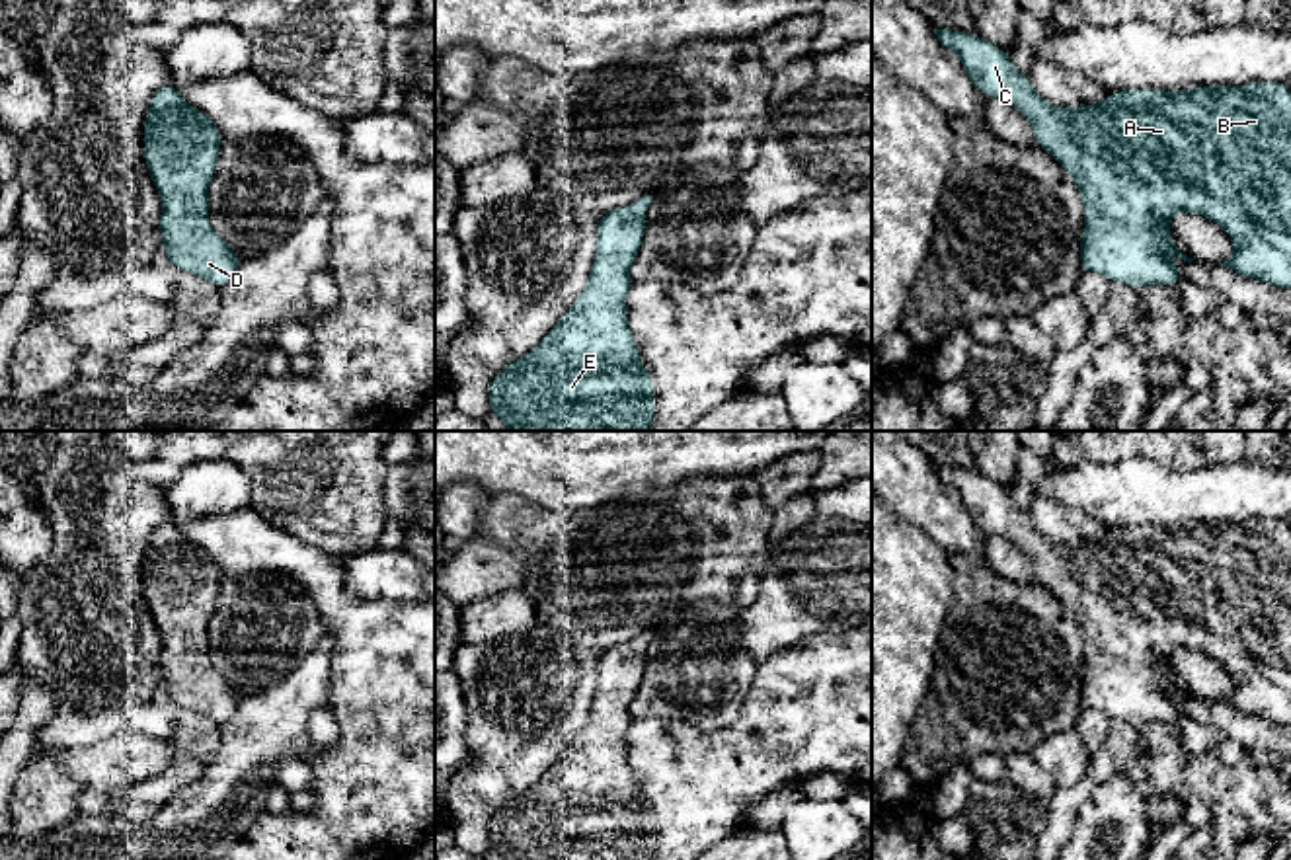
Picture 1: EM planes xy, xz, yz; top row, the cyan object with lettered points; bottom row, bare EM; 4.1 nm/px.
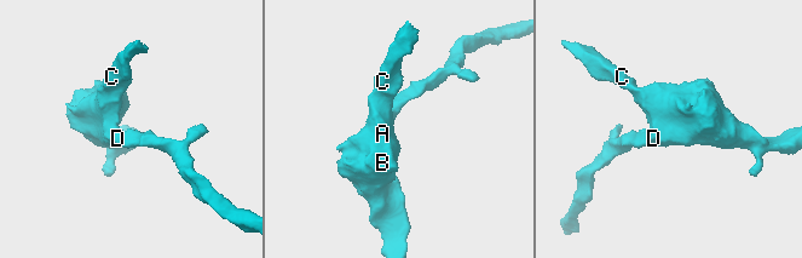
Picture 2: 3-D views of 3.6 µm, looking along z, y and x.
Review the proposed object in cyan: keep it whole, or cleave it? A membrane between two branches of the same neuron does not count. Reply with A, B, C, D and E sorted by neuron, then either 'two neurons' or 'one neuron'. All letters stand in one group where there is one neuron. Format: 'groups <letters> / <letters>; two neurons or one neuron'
groups A B C D E; one neuron

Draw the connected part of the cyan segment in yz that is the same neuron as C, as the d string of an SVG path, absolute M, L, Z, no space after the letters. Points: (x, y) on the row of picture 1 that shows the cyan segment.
M936 29L938 41L961 57L971 84L985 96L1018 109L1032 123L1037 146L1051 154L1075 179L1082 197L1084 226L1080 236L1080 269L1098 271L1110 283L1129 287L1178 287L1184 277L1174 267L1166 244L1180 259L1192 263L1174 244L1168 226L1172 215L1203 215L1221 224L1234 242L1234 254L1219 263L1236 275L1271 287L1291 289L1291 90L1285 82L1246 86L1197 86L1170 94L1166 90L1115 90L1102 103L1057 107L1041 99L1030 74L1012 68L1010 55L979 35Z

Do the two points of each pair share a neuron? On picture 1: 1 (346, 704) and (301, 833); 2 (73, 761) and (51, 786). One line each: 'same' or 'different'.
1: same
2: different

